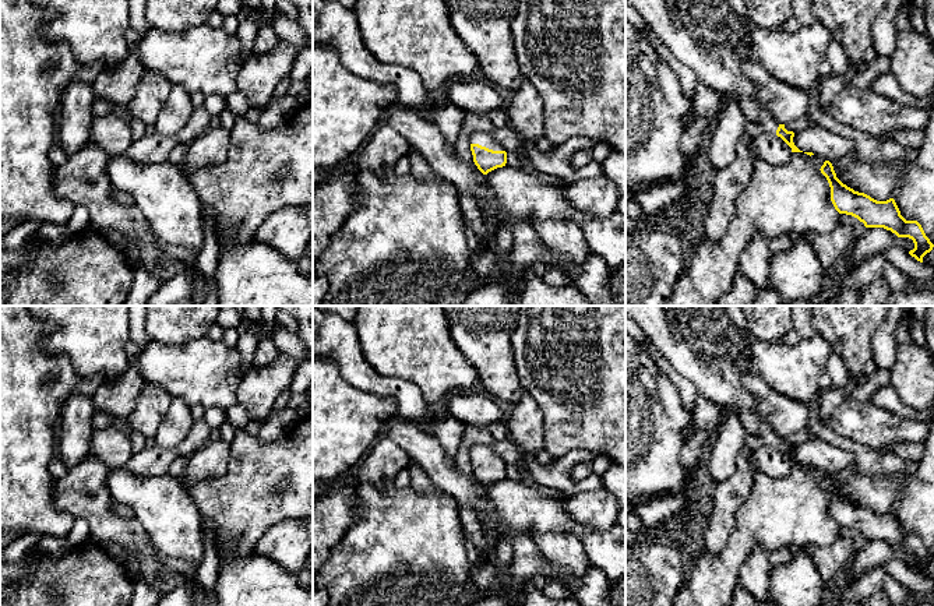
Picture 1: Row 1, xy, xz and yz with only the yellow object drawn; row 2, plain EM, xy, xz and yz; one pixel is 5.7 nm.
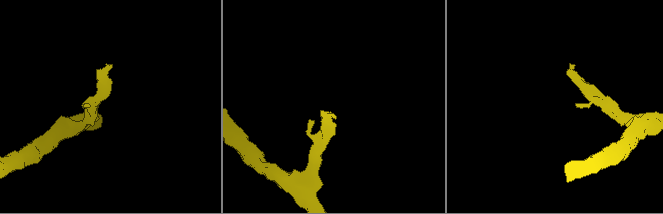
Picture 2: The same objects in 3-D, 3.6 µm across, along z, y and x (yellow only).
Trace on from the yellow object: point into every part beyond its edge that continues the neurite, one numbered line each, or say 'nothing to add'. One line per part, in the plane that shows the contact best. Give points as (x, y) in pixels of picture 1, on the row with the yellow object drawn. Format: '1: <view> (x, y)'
1: xz (483, 138)

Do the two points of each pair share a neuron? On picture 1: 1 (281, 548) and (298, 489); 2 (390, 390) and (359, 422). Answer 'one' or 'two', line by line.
1: two
2: two

